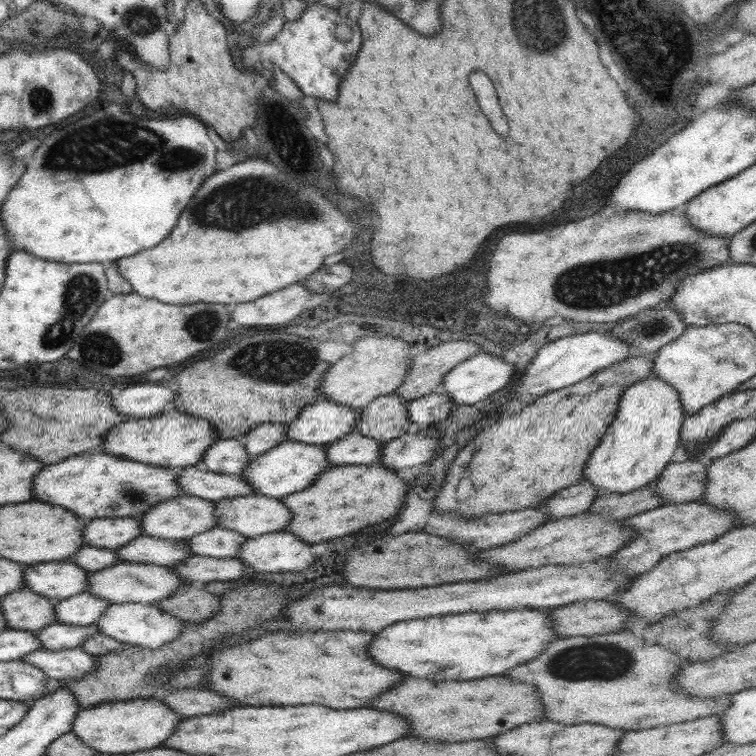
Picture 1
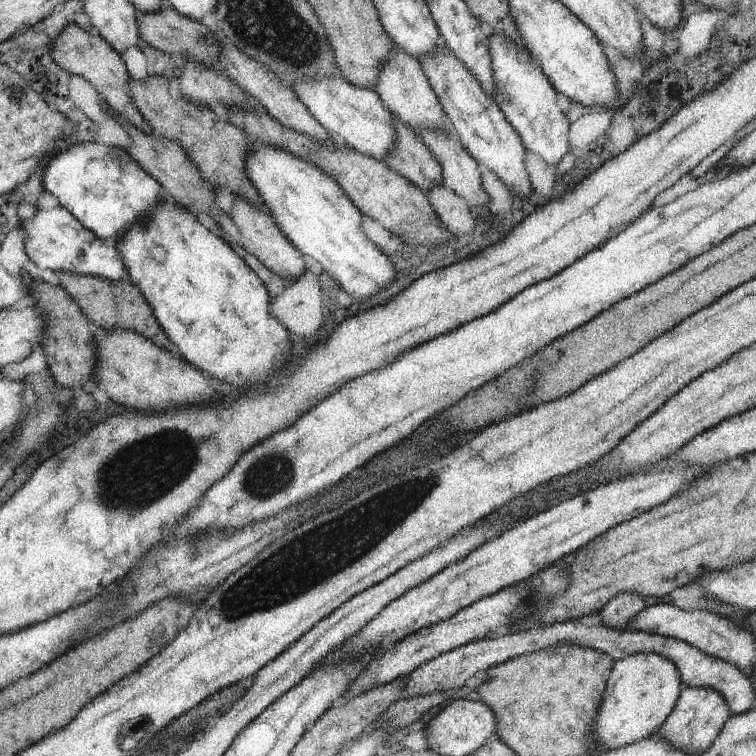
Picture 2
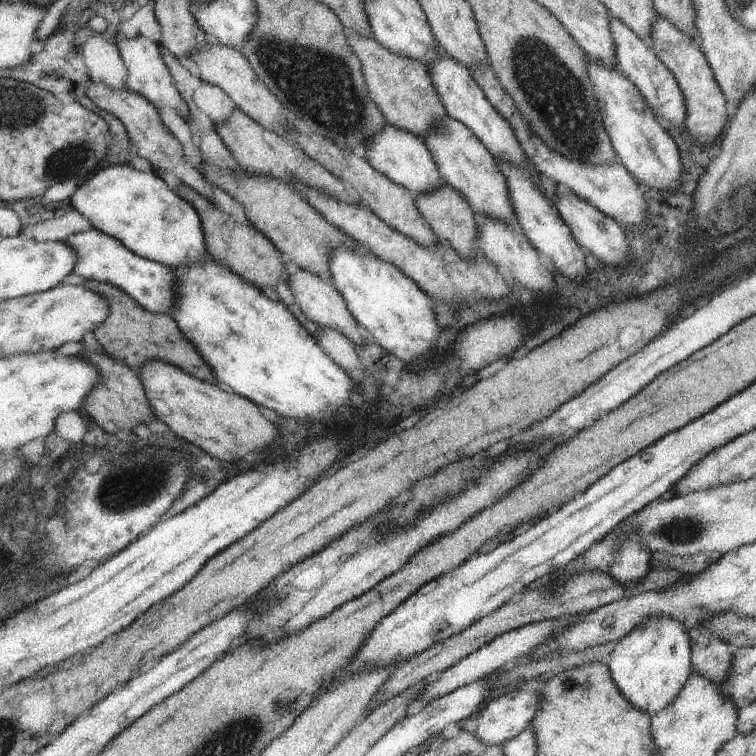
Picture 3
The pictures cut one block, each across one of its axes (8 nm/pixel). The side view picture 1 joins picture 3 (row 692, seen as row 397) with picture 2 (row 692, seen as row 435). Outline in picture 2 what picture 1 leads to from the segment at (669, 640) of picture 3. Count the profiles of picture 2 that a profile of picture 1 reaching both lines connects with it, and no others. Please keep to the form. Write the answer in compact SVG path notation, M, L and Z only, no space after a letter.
M639 653L613 662L613 668L597 714L593 734L597 740L596 755L614 751L633 743L639 743L651 735L658 734L668 716L674 710L684 687L676 666L655 653Z

